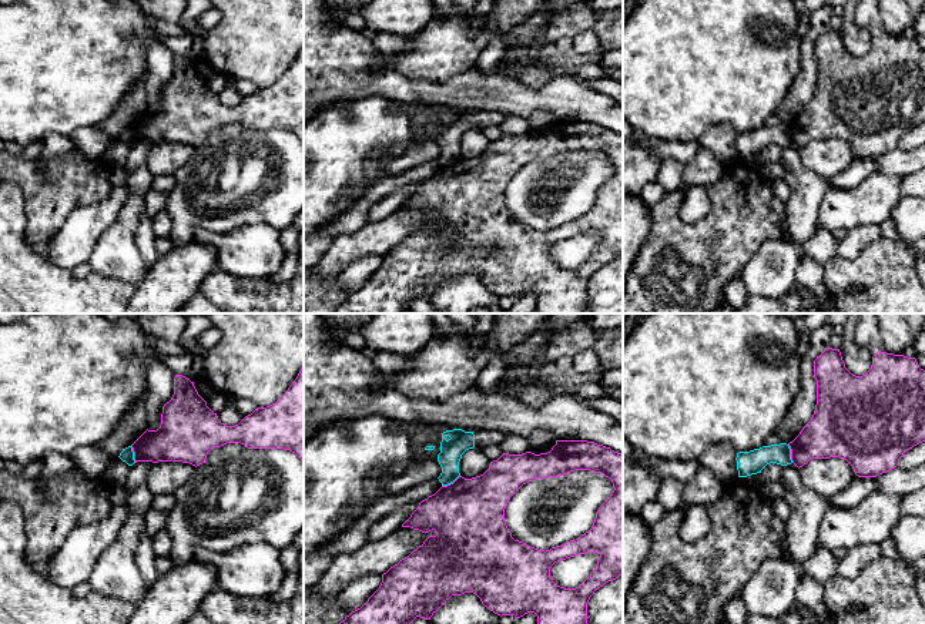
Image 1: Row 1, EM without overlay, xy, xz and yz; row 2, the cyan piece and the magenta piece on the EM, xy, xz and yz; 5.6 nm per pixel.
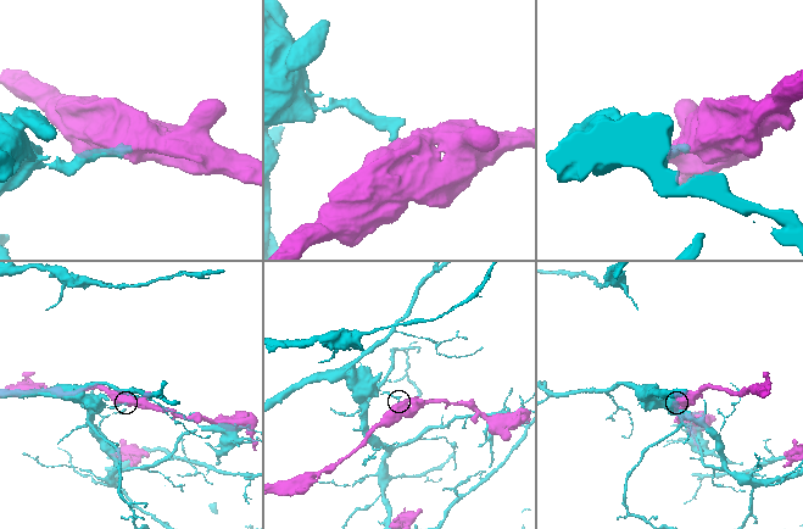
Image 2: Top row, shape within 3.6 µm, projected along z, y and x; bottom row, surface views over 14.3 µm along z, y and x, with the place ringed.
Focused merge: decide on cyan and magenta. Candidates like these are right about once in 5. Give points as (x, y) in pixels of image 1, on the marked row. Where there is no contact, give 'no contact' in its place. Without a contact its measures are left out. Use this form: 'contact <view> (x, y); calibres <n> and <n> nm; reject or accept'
contact xz (451, 482); calibres 130 and 400 nm; reject

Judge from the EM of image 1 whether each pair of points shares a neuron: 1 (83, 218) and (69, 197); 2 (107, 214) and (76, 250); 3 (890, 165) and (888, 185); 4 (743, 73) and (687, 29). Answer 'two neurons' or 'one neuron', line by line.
1: two neurons
2: one neuron
3: two neurons
4: one neuron

